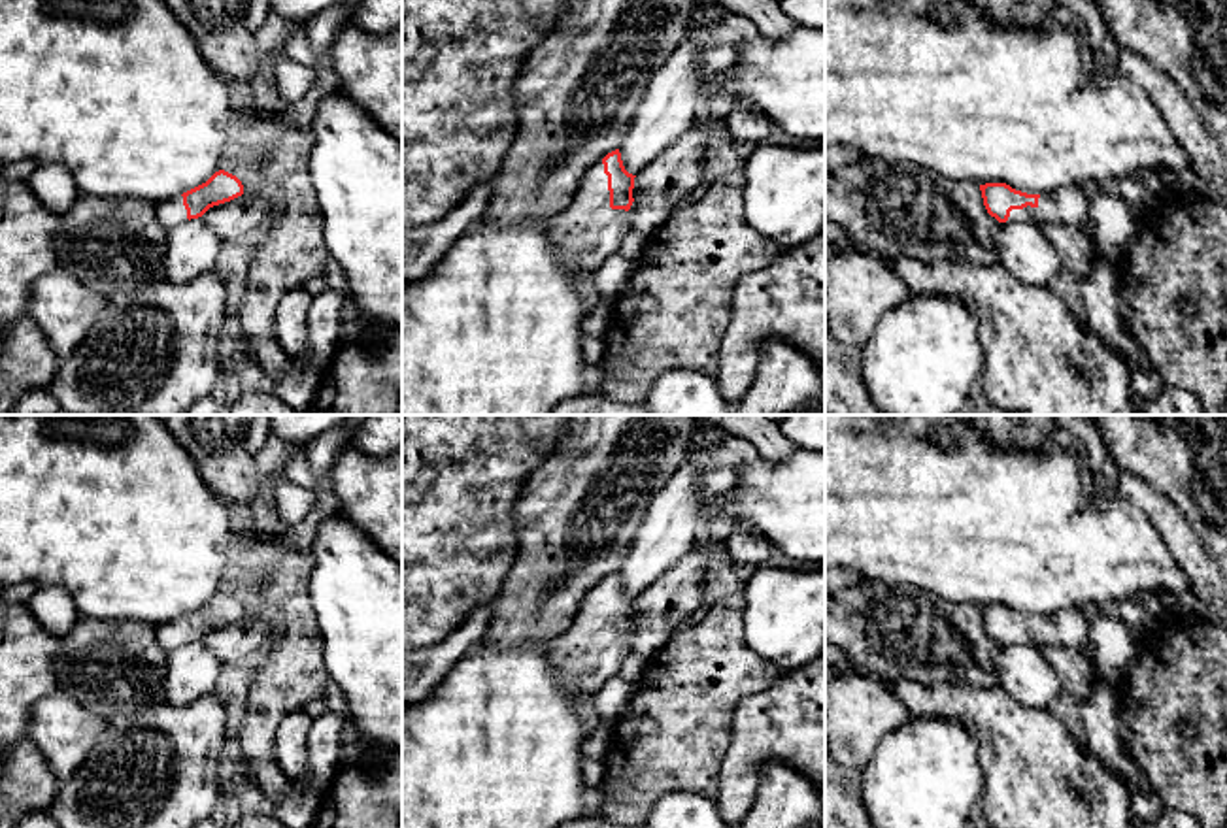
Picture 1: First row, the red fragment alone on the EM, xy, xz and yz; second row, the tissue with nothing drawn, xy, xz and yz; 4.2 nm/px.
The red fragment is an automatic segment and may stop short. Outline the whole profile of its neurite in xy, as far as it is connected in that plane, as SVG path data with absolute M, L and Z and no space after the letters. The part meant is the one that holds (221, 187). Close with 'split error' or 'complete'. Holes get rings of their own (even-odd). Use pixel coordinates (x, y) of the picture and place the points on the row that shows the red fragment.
M215 172L206 183L155 204L155 215L164 228L174 228L202 217L210 207L230 202L244 194L242 181L225 172Z; split error

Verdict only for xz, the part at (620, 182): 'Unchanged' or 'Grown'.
Grown

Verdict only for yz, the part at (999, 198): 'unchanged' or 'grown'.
grown

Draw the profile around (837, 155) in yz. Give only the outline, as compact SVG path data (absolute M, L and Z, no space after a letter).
M831 145L825 147L825 175L832 174L834 170L855 164L863 160L861 151L849 145Z

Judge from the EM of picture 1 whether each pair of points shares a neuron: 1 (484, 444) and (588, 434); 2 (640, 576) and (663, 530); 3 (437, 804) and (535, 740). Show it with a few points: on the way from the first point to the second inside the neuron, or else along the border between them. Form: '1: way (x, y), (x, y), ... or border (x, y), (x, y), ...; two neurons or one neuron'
1: border (567, 434), (535, 470); two neurons
2: way (644, 564), (661, 542); one neuron
3: way (461, 791), (510, 742); one neuron

